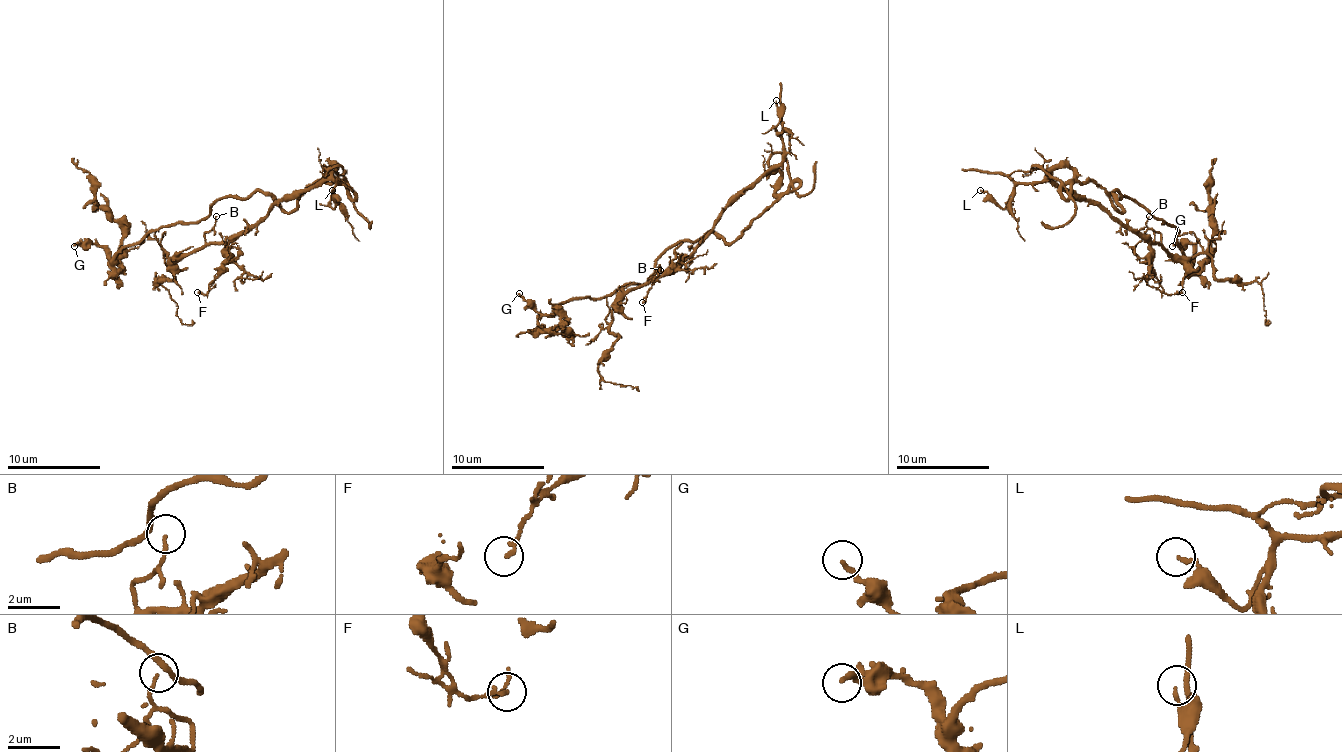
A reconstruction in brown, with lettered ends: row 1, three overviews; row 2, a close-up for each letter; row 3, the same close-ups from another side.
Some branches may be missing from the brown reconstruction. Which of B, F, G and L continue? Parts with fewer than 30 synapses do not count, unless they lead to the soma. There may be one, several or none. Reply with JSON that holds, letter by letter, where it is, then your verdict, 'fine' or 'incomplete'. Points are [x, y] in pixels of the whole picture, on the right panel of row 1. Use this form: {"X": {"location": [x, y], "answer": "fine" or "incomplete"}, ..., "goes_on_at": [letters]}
{"B": {"location": [1149, 216], "answer": "fine"}, "F": {"location": [1182, 292], "answer": "fine"}, "G": {"location": [1172, 246], "answer": "fine"}, "L": {"location": [980, 190], "answer": "fine"}, "goes_on_at": []}

